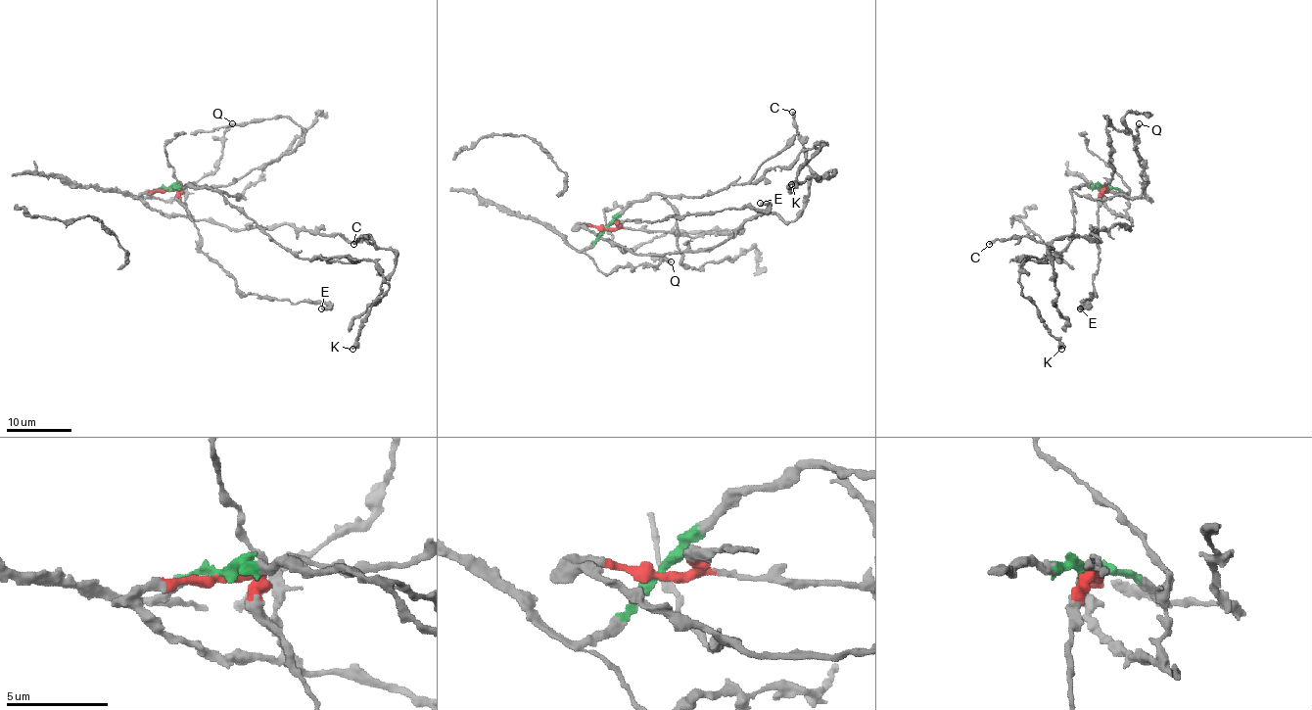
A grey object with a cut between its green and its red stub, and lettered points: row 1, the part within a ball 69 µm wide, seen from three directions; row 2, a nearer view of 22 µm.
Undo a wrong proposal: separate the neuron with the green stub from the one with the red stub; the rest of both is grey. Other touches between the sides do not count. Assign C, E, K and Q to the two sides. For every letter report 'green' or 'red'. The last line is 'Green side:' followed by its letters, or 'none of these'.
C: red
E: red
K: green
Q: green
Green side: K, Q

